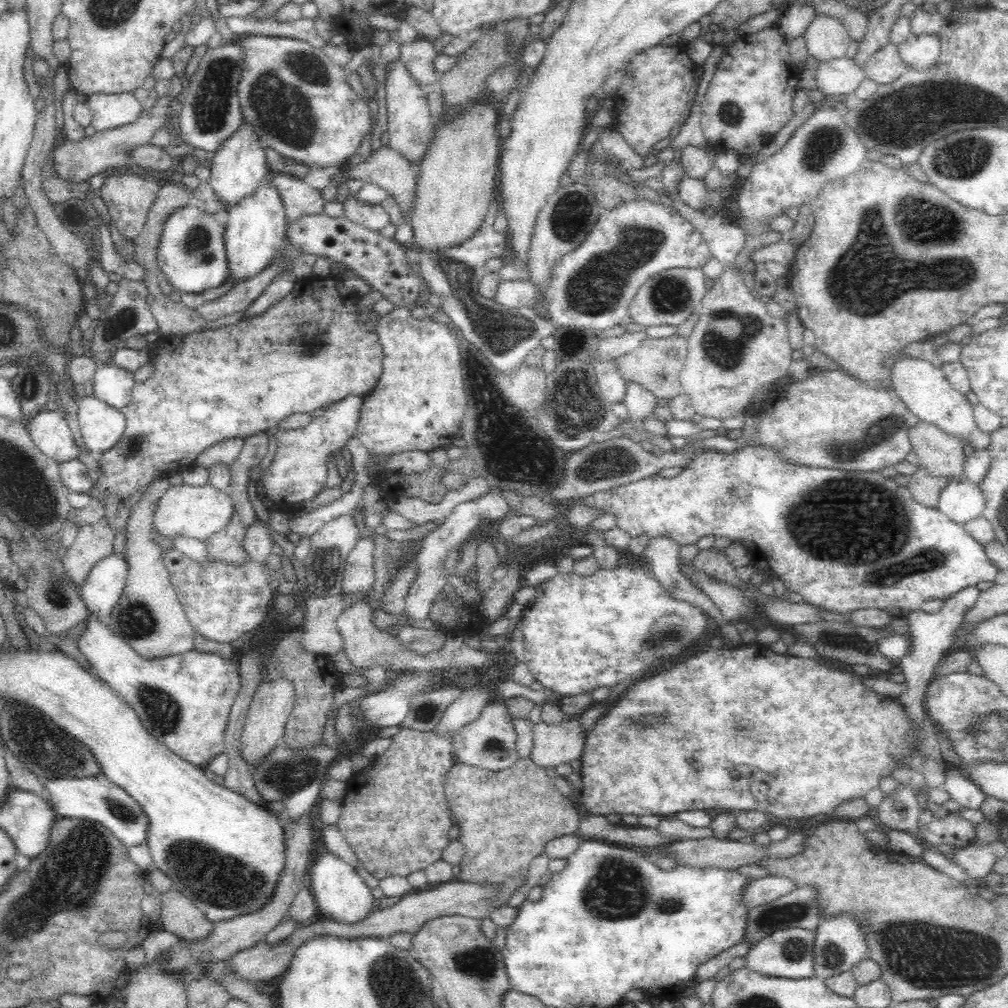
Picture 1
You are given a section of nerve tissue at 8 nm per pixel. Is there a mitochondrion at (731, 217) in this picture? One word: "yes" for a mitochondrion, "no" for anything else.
no

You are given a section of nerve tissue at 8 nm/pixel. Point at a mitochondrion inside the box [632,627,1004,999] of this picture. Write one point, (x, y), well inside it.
(926, 958)

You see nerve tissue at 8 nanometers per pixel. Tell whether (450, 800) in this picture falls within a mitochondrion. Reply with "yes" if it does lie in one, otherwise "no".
no

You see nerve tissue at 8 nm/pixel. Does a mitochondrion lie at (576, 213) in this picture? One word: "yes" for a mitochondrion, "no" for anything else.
yes

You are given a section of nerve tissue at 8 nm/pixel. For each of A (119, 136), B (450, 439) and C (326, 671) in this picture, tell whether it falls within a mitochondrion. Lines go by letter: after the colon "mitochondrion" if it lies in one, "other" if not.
A: other
B: other
C: other

